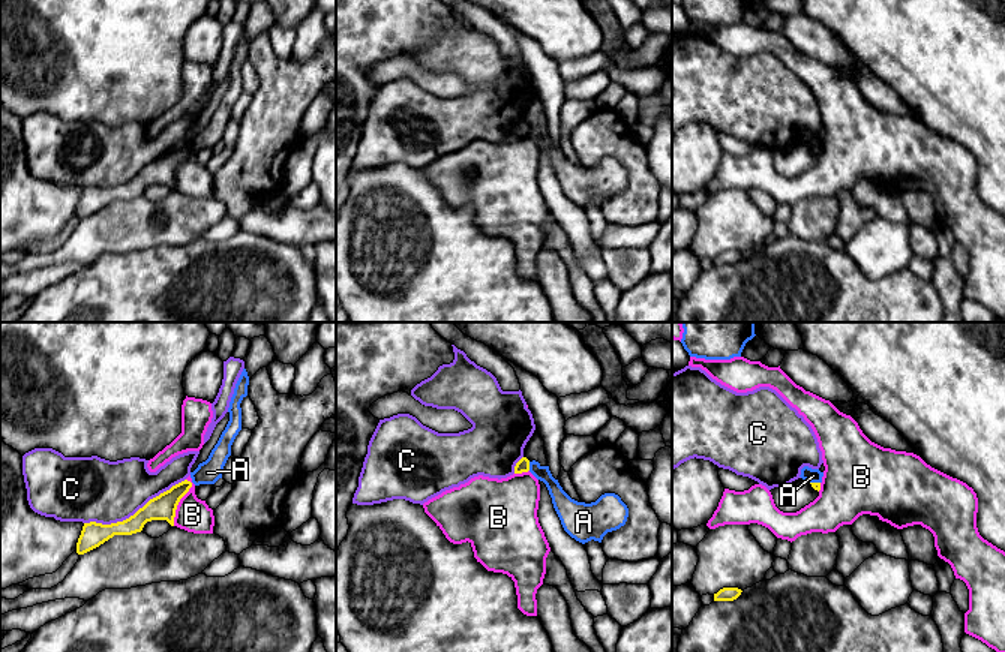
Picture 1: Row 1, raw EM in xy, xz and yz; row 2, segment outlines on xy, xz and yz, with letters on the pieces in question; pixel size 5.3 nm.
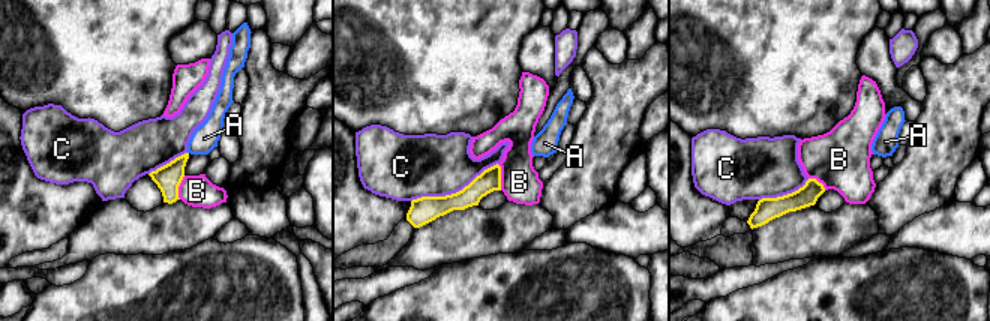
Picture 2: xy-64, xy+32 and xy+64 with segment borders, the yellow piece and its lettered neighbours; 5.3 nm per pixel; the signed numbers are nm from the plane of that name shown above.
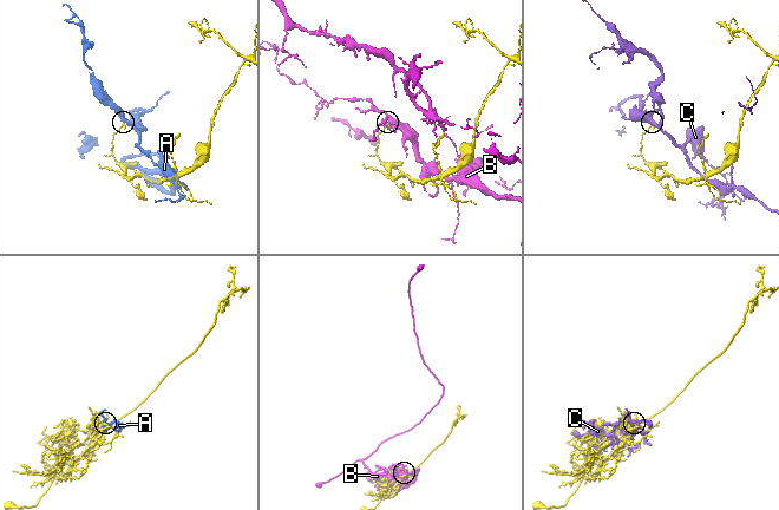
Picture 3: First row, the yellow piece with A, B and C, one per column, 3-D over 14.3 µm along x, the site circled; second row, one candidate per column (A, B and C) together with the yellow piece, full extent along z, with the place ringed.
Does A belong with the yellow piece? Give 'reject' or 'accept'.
reject

